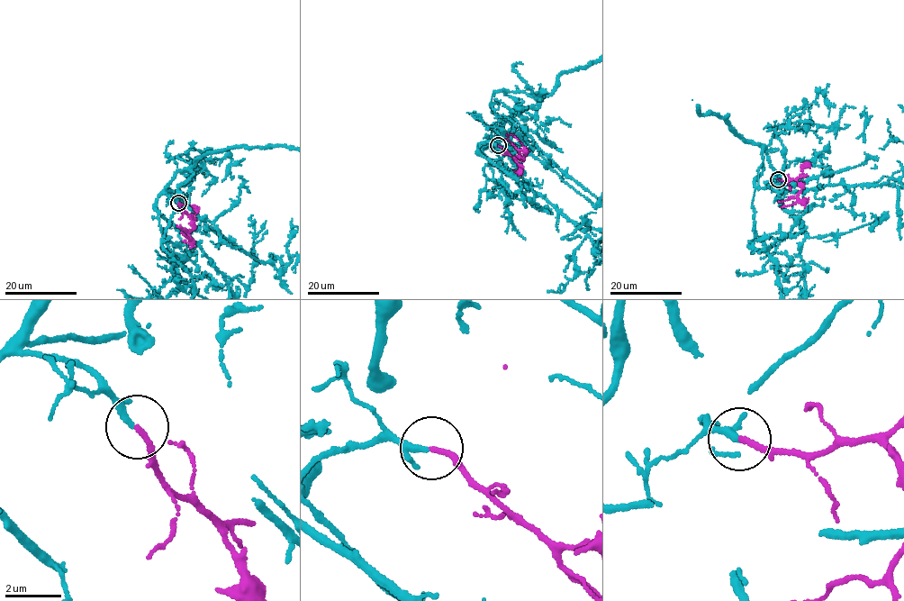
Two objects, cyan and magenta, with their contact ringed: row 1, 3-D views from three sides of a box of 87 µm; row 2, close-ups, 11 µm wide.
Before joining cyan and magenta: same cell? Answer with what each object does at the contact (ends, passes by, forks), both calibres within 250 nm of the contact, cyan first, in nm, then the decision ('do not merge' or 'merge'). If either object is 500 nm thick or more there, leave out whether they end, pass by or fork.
cyan passes by; magenta ends; calibres 170 and 190 nm; merge

